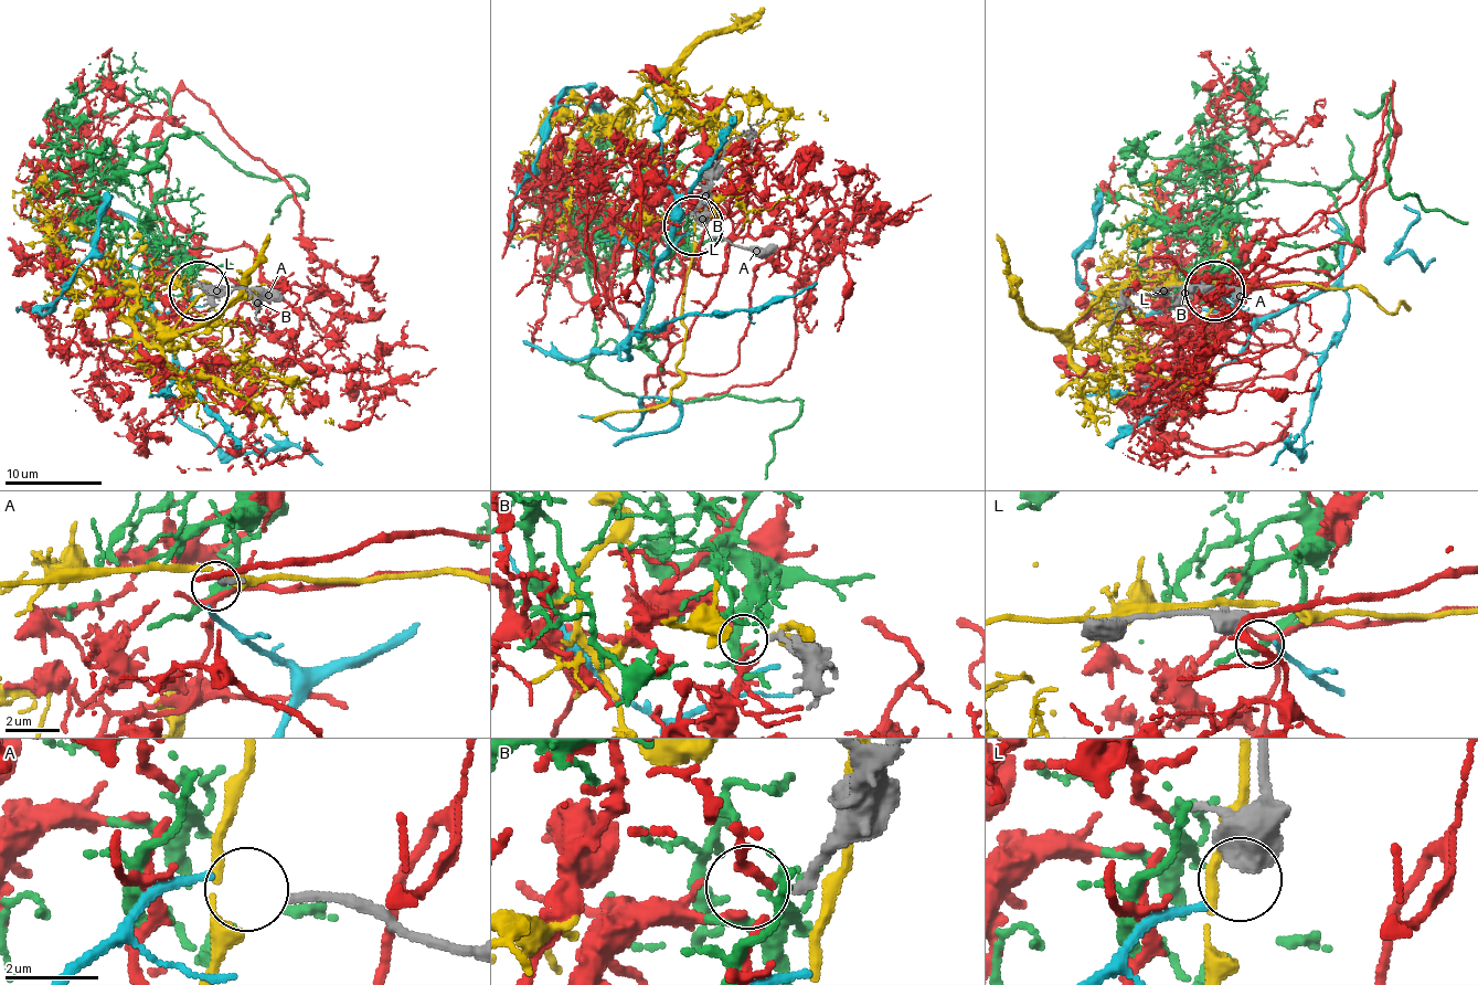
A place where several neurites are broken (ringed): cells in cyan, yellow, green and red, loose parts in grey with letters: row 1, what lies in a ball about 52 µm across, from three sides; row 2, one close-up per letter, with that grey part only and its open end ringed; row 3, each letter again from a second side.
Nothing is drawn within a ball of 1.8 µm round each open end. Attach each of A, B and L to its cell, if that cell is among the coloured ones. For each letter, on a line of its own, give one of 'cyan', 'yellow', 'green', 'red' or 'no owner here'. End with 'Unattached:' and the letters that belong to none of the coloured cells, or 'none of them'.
A: no owner here
B: red
L: cyan
Unattached: A

